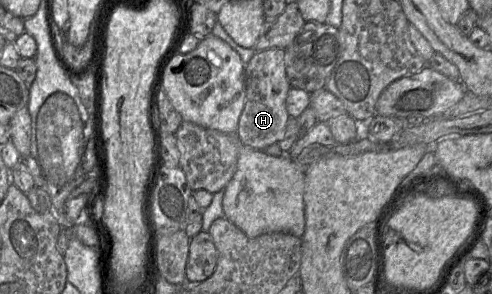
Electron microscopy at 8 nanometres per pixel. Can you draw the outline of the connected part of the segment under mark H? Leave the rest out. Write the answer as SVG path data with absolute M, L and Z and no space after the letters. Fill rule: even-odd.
M280 48L257 51L245 66L246 101L237 128L237 136L243 146L264 150L284 137L289 118L286 98L291 88L286 76L284 55L284 49Z

